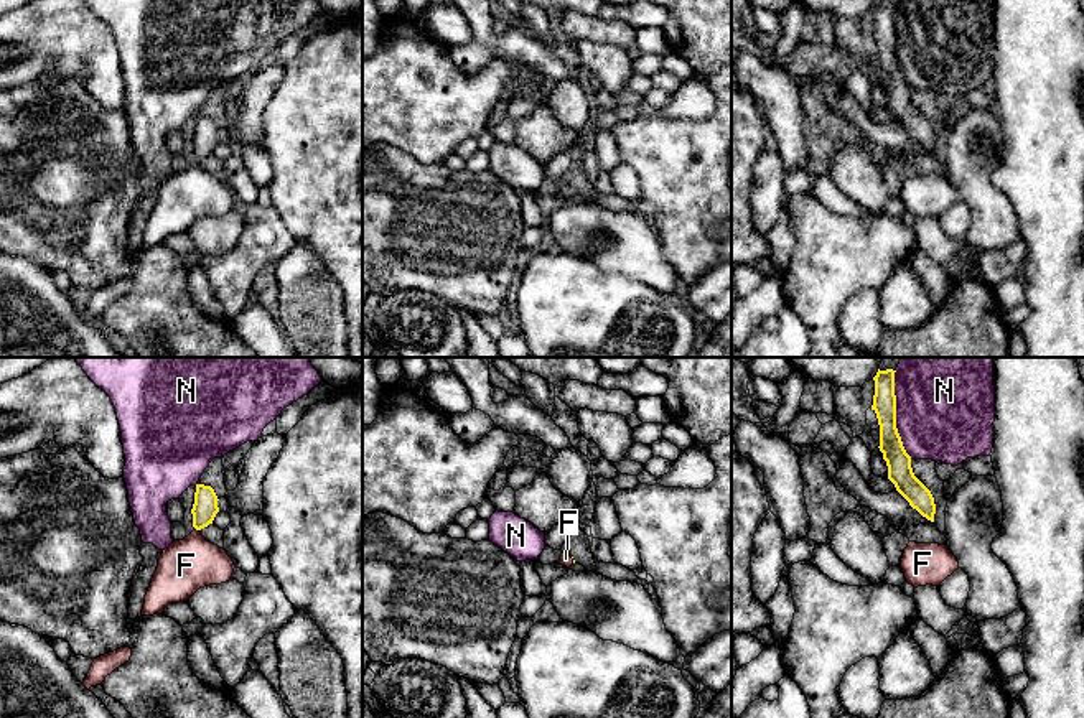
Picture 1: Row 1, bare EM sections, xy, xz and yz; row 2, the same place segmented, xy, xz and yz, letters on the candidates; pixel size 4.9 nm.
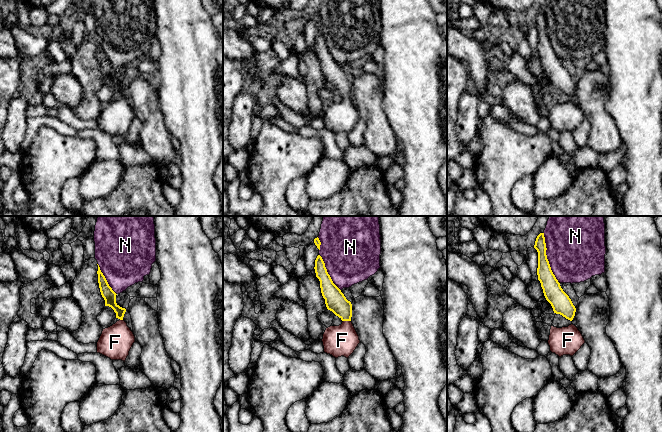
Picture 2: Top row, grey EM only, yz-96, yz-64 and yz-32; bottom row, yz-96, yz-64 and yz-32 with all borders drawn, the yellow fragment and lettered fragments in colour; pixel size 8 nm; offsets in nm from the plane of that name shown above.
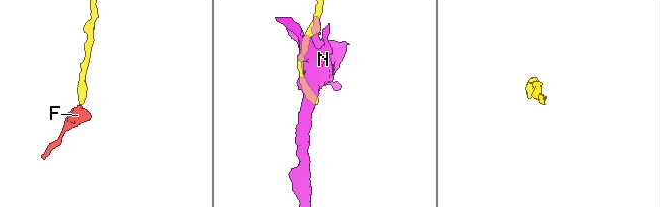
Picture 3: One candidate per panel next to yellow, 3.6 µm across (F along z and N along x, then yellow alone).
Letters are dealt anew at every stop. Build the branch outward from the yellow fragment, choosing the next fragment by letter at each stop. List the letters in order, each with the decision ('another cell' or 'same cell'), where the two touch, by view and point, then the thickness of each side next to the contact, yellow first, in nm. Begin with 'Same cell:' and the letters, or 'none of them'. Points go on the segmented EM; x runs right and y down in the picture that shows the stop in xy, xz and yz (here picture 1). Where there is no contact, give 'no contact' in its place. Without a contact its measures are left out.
Same cell: F
F: same cell; meets yellow in xy at (196, 529); 120 nm thick on the yellow side, 260 nm on the other
N: another cell; meets yellow in yz at (895, 415); 120 nm thick on the yellow side, 480 nm on the other

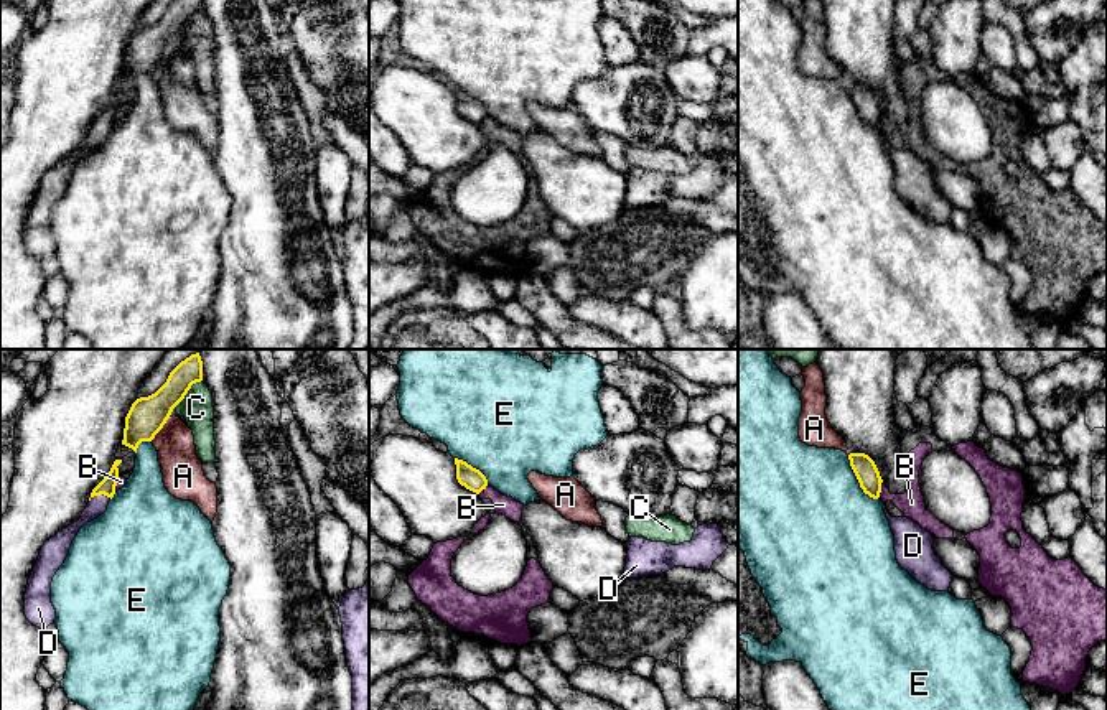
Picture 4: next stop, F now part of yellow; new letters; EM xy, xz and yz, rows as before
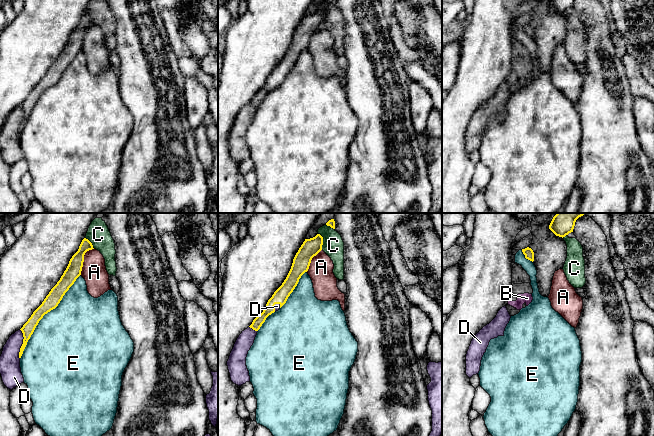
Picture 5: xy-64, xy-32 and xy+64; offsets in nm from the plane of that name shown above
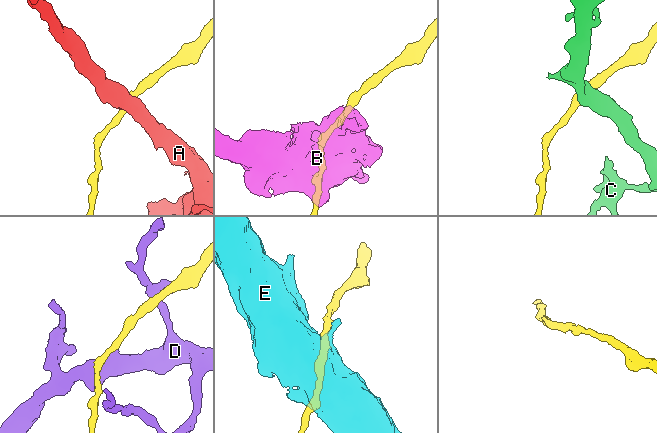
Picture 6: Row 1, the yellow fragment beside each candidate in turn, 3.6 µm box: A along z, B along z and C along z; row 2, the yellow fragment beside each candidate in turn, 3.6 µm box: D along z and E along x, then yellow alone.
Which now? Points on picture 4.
Same cell: none of them
A: another cell; meets yellow in xy at (162, 427); 190 nm thick on the yellow side, 200 nm on the other
B: another cell; meets yellow in yz at (880, 490); 120 nm thick on the yellow side, 120 nm on the other
C: another cell; meets yellow in xy at (186, 392); 190 nm thick on the yellow side, 160 nm on the other
D: another cell; meets yellow in xy at (99, 495); 80 nm thick on the yellow side, 90 nm on the other
E: another cell; meets yellow in yz at (857, 478); 120 nm thick on the yellow side, 500 nm on the other

